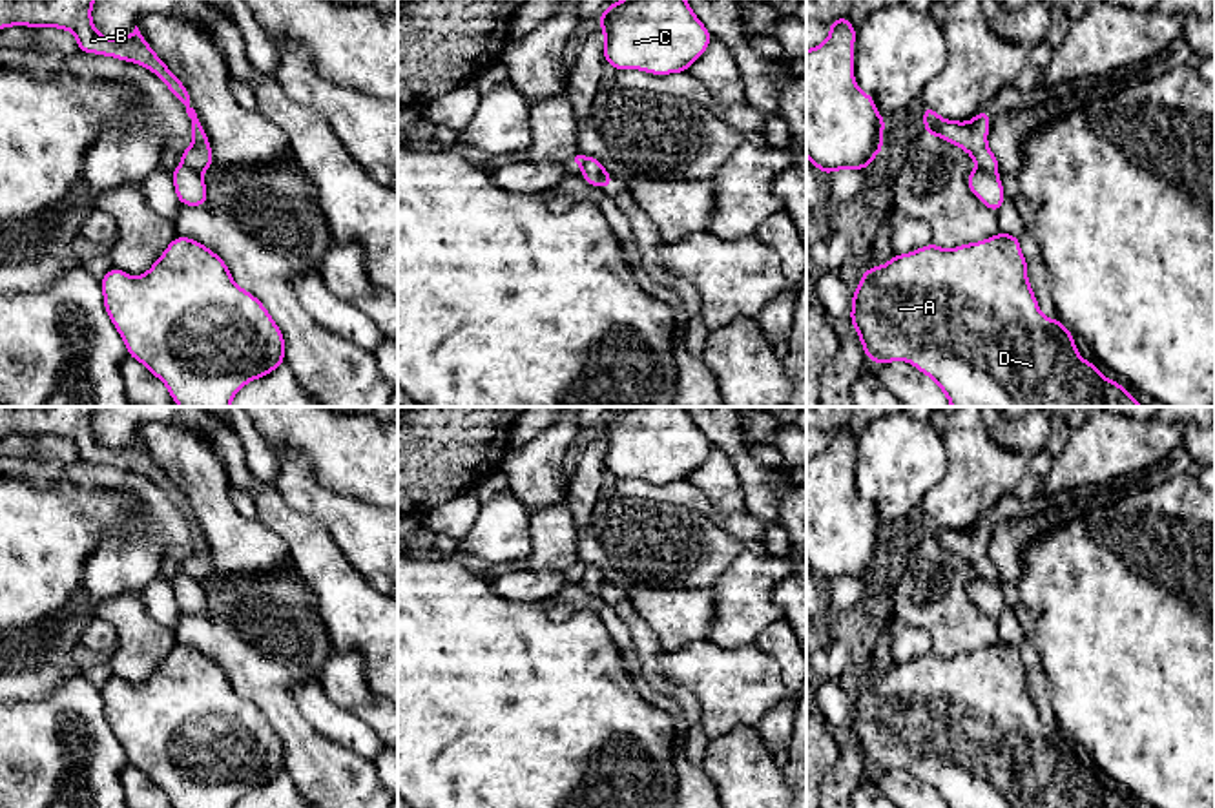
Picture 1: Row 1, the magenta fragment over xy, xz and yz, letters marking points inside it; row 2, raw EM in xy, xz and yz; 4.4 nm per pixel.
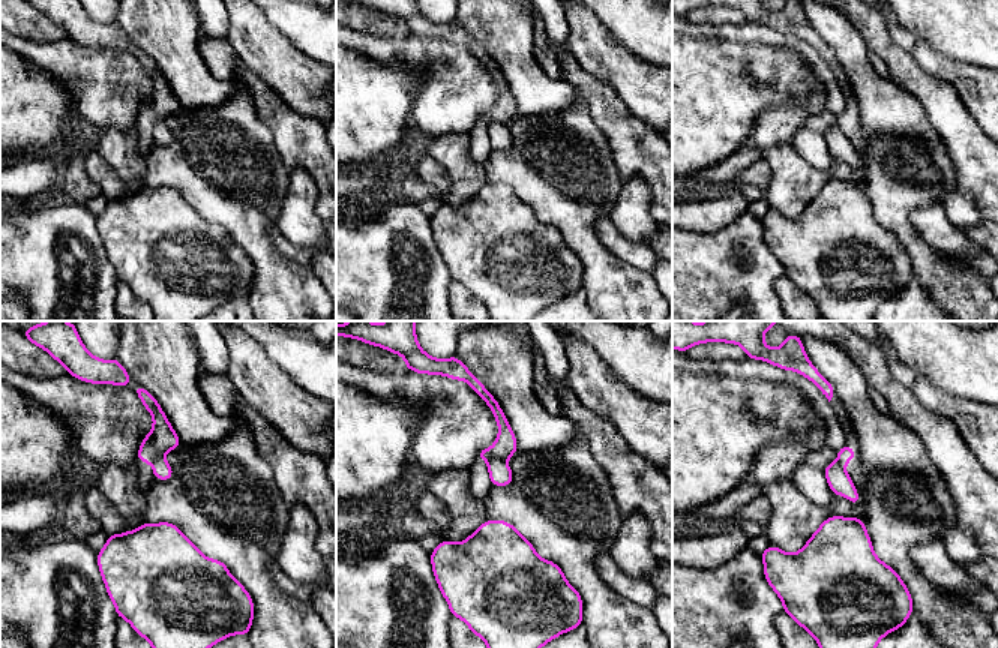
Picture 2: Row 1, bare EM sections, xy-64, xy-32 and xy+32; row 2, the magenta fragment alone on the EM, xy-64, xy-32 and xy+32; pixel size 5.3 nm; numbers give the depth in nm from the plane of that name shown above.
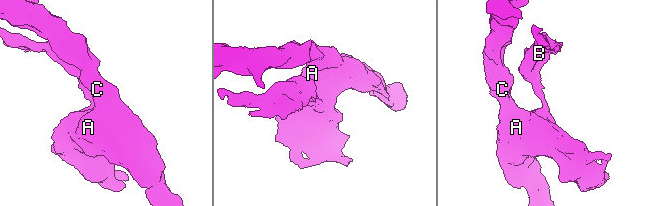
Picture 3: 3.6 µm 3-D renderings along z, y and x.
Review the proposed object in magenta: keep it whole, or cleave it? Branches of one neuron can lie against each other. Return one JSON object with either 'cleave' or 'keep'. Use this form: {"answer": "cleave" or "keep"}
{"answer": "cleave"}

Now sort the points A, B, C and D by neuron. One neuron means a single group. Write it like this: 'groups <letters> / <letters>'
groups A C D / B

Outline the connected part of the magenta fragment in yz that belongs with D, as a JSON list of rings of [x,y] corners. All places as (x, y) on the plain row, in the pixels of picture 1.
[[[998,640],[952,658],[930,651],[905,664],[894,662],[887,673],[870,675],[861,684],[852,702],[850,730],[867,766],[876,773],[912,772],[947,808],[1135,808],[1122,792],[1104,786],[1095,772],[1080,766],[1073,742],[1058,726],[1047,728],[1040,720],[1018,644]]]

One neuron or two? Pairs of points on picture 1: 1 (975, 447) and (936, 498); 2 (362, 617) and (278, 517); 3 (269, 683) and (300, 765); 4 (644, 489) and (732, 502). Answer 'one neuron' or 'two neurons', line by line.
1: one neuron
2: one neuron
3: one neuron
4: two neurons

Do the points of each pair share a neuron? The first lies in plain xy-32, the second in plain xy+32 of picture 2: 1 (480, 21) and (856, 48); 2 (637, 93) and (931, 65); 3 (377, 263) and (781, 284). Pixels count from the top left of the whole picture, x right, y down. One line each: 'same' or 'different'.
1: same
2: same
3: different

